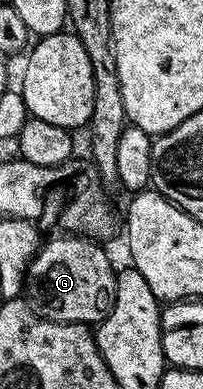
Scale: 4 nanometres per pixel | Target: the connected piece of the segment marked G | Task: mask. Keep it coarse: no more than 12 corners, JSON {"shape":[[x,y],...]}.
{"shape":[[48,238],[23,293],[49,321],[100,323],[117,273],[96,240]]}

